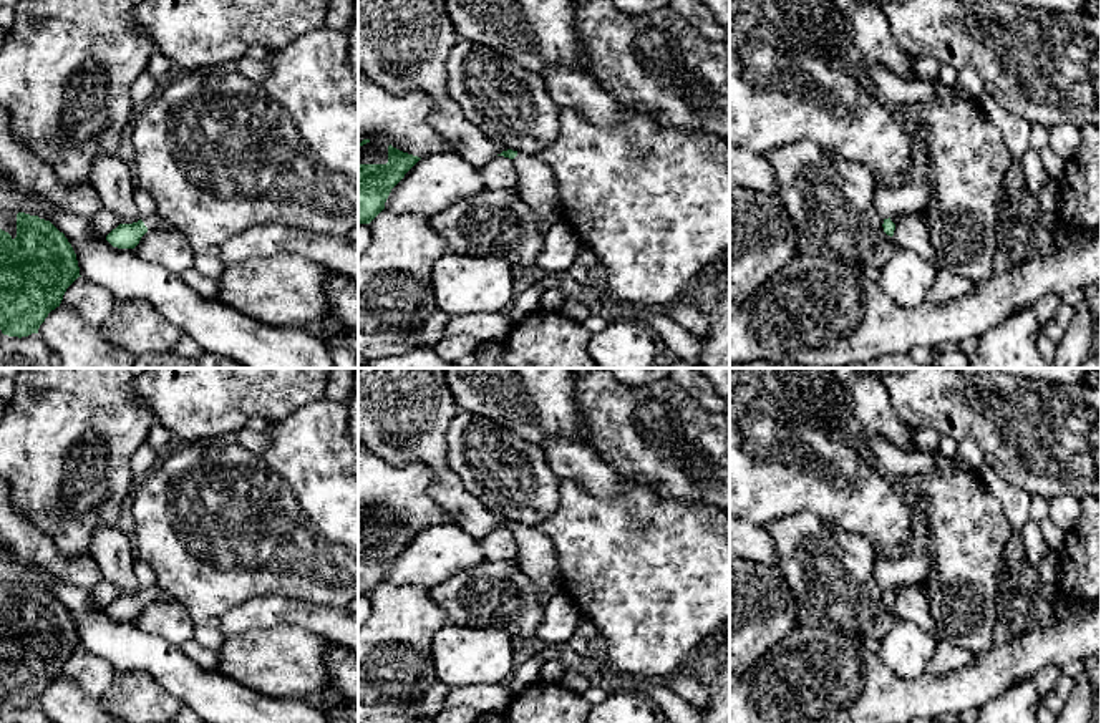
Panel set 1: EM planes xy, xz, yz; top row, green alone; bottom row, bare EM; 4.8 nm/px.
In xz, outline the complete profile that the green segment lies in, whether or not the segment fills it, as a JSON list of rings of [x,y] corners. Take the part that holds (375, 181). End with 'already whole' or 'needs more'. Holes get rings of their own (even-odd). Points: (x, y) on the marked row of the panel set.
[[[385,138],[358,144],[358,224],[370,224],[383,209],[391,189],[421,158],[393,148]]]; needs more

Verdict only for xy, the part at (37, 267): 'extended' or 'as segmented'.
extended

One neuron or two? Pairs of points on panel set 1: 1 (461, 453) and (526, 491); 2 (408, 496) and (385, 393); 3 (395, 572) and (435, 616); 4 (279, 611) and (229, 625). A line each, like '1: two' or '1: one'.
1: one
2: two
3: two
4: one

